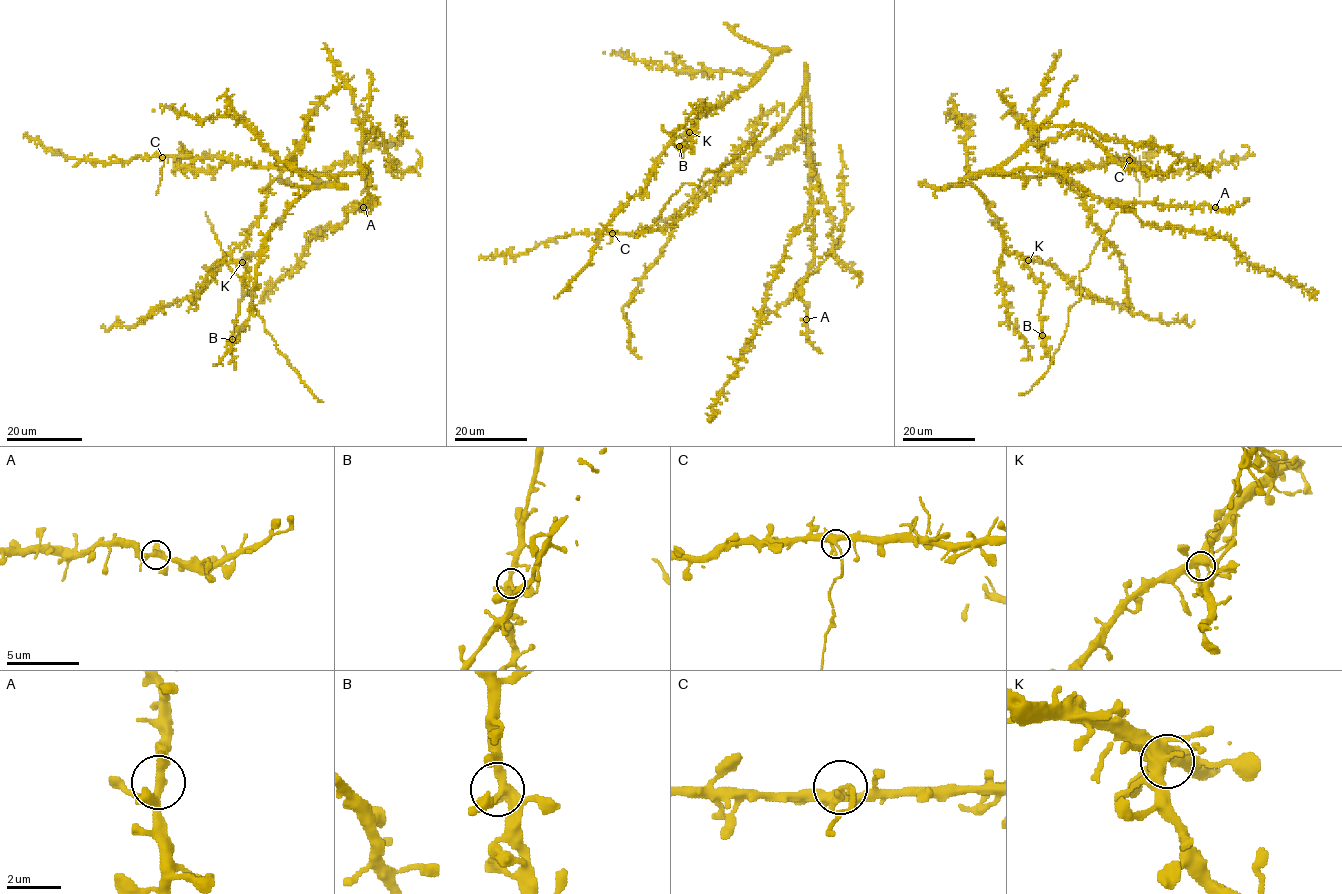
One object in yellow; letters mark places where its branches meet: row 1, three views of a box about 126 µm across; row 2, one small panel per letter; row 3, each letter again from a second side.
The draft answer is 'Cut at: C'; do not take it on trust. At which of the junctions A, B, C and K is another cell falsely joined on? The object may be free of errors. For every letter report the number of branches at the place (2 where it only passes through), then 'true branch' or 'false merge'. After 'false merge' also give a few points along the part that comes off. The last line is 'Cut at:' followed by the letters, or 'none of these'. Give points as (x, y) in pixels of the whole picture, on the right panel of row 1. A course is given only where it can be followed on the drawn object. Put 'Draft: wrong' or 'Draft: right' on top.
Draft: right
A: 5 branches meet; true branch
B: 5 branches meet; true branch
C: 5 branches meet; false merge; foreign part runs (1129, 160), (1129, 166), (1139, 183), (1140, 196)
K: 5 branches meet; true branch
Cut at: C

